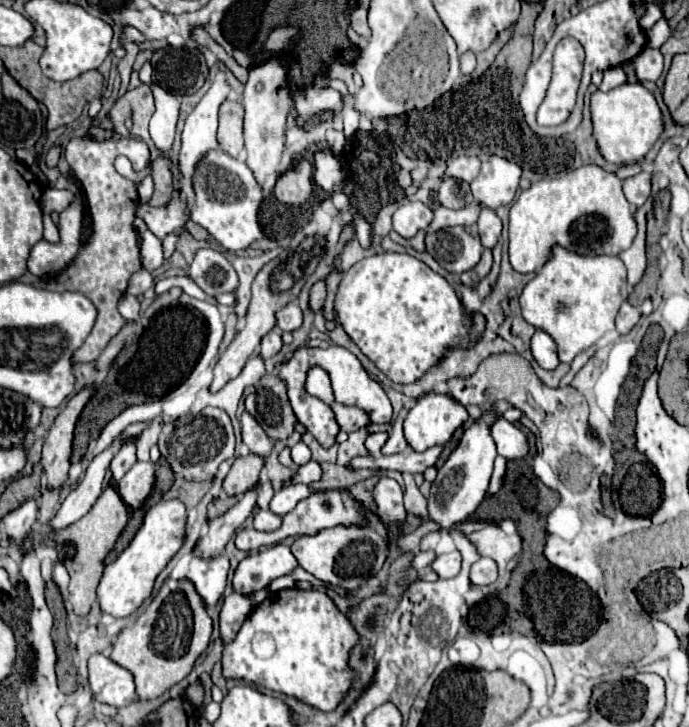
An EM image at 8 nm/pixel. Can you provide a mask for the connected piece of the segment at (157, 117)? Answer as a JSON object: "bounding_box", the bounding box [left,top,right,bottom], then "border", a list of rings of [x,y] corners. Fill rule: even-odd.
{"bounding_box":[150,86,178,156],"border":[[[152,86],[156,98],[156,112],[150,118],[150,138],[156,148],[166,156],[172,148],[174,134],[176,134],[176,120],[178,120],[178,100],[176,96],[168,94],[160,86]]]}

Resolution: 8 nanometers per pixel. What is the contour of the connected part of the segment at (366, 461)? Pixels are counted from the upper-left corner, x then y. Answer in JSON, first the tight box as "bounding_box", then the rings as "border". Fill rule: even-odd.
{"bounding_box":[348,446,442,472],"border":[[[432,446],[426,452],[414,452],[412,448],[398,452],[398,454],[390,454],[390,456],[356,456],[348,462],[350,470],[360,470],[360,468],[368,468],[368,470],[398,470],[398,472],[424,472],[428,466],[434,466],[438,456],[442,452],[442,446]]]}

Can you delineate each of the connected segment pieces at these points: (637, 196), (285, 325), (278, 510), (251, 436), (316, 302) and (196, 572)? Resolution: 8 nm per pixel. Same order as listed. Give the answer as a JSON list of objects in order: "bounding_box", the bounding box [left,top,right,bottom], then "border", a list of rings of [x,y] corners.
[{"bounding_box":[622,170,652,208],"border":[[[642,170],[622,182],[622,190],[624,190],[626,200],[636,208],[642,206],[646,202],[646,198],[650,196],[650,186],[652,186],[652,182],[650,182],[648,170]]]},{"bounding_box":[276,302,302,332],"border":[[[290,302],[286,304],[284,308],[280,308],[276,312],[276,326],[284,332],[292,332],[296,328],[302,326],[302,310],[296,302]]]},{"bounding_box":[270,484,310,516],"border":[[[294,484],[294,486],[288,486],[288,488],[282,488],[274,494],[272,502],[270,502],[270,510],[278,516],[284,516],[288,514],[302,498],[306,498],[310,494],[308,486],[306,484]]]},{"bounding_box":[240,412,272,458],"border":[[[244,412],[242,418],[240,418],[240,422],[242,422],[242,440],[248,446],[248,450],[252,454],[262,456],[262,458],[268,456],[270,450],[272,450],[272,440],[266,436],[266,432],[254,420],[254,416],[250,416],[248,412]]]},{"bounding_box":[310,280,326,312],"border":[[[322,280],[322,282],[314,284],[314,286],[312,286],[312,292],[310,292],[310,306],[312,306],[314,312],[320,310],[324,296],[326,296],[326,282]]]},{"bounding_box":[186,552,230,608],"border":[[[194,552],[186,578],[190,582],[194,582],[196,592],[202,596],[202,600],[206,602],[208,608],[212,608],[218,602],[218,598],[222,596],[222,592],[226,588],[228,568],[230,568],[230,562],[224,554],[214,556],[210,560],[202,560],[202,556],[198,556],[198,552]]]}]

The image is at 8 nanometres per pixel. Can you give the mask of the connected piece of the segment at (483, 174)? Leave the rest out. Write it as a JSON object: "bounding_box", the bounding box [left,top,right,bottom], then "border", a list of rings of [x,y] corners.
{"bounding_box":[472,156,522,208],"border":[[[492,156],[481,163],[480,174],[472,180],[472,194],[486,208],[506,206],[514,200],[522,169],[516,163]]]}

